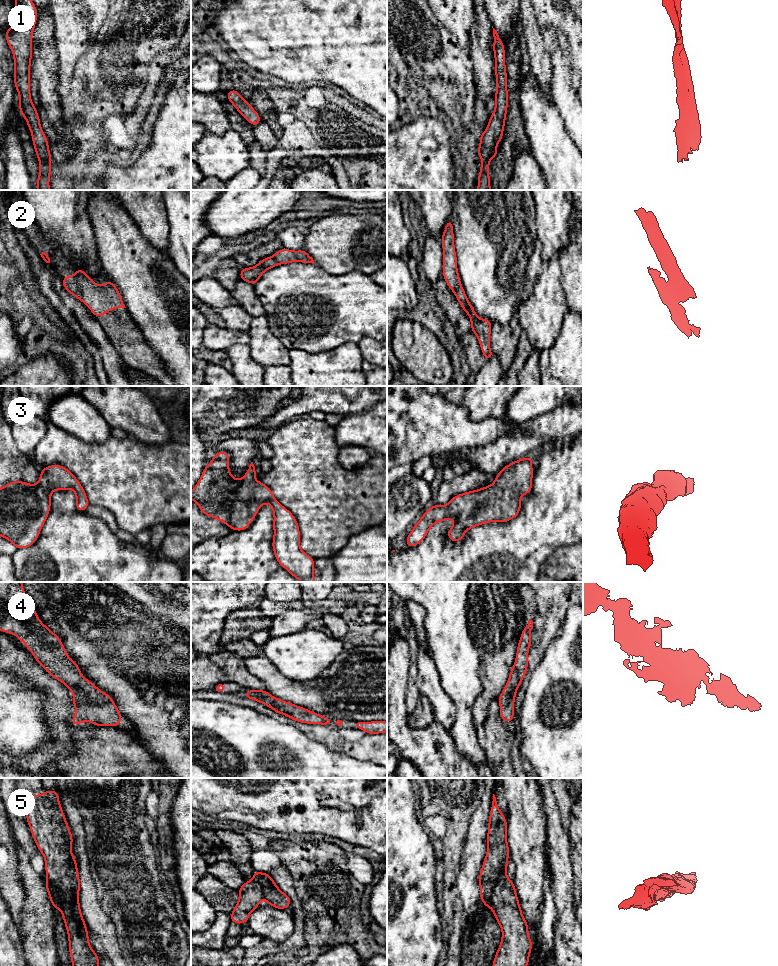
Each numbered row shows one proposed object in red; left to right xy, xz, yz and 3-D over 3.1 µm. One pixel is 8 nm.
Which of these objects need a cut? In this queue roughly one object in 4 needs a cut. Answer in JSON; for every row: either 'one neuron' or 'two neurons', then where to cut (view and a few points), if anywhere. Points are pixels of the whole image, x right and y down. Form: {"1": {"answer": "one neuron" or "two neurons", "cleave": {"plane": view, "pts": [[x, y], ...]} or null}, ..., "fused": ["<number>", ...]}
{"1": {"answer": "one neuron", "cleave": null}, "2": {"answer": "one neuron", "cleave": null}, "3": {"answer": "one neuron", "cleave": null}, "4": {"answer": "one neuron", "cleave": null}, "5": {"answer": "two neurons", "cleave": {"plane": "yz", "pts": [[505, 871], [498, 877], [490, 898], [490, 907]]}}, "fused": ["5"]}

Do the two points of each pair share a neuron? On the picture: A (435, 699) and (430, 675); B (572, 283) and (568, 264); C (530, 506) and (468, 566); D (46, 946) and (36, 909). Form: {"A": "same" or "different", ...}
{"A": "same", "B": "same", "C": "same", "D": "same"}

